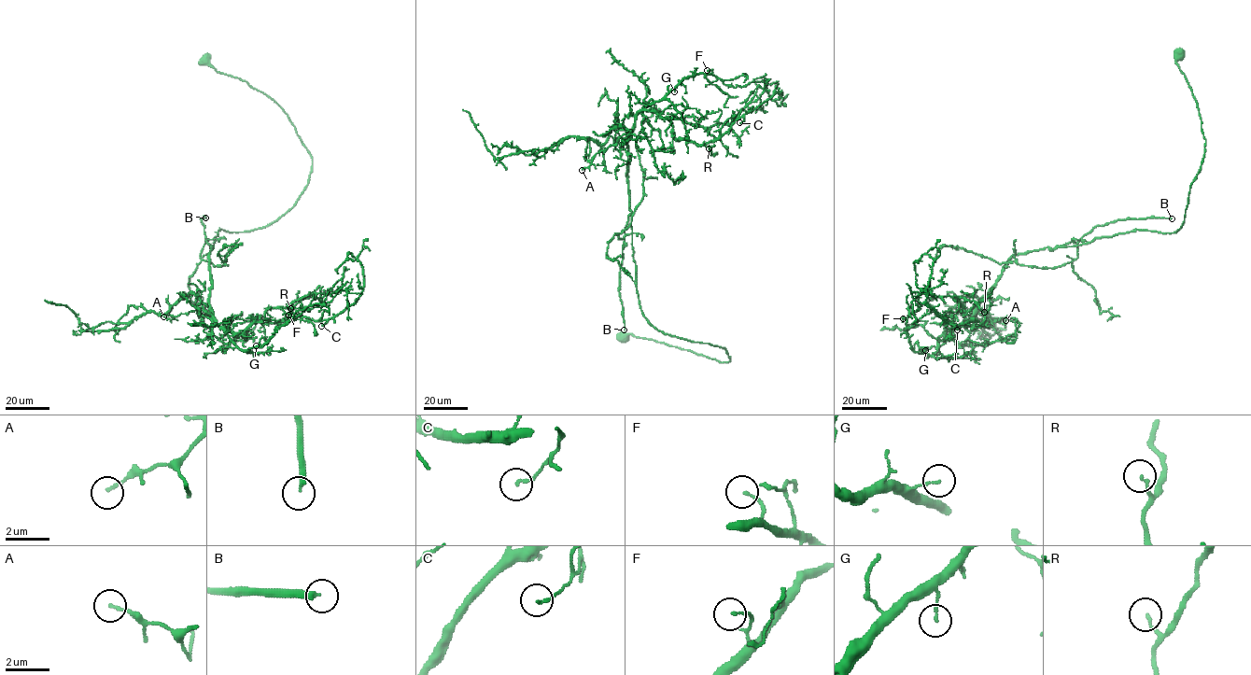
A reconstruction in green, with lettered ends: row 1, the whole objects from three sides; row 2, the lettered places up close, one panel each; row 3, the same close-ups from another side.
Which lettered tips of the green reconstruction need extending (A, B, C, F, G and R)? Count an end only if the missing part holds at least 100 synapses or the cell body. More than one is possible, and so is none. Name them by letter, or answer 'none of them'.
B

